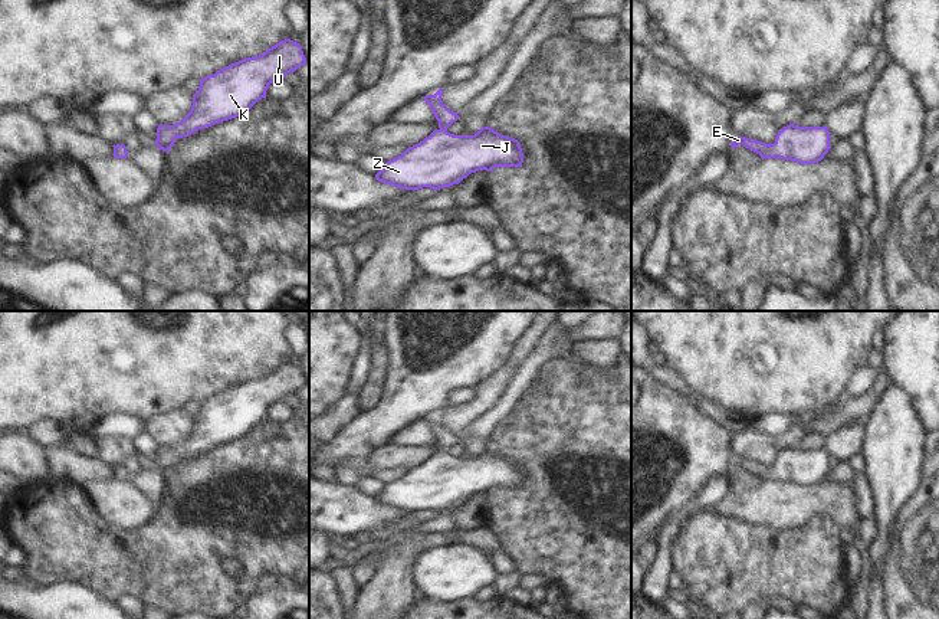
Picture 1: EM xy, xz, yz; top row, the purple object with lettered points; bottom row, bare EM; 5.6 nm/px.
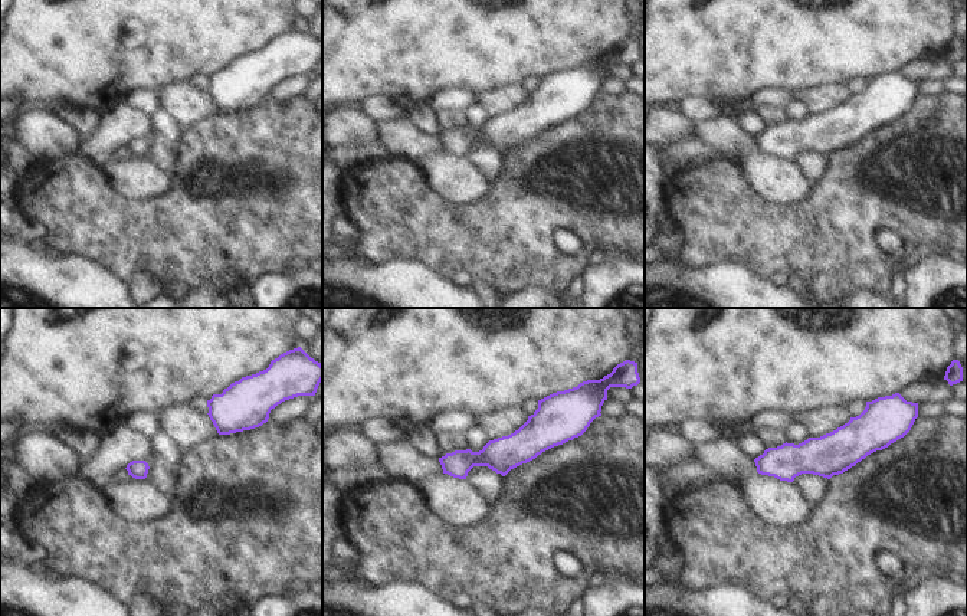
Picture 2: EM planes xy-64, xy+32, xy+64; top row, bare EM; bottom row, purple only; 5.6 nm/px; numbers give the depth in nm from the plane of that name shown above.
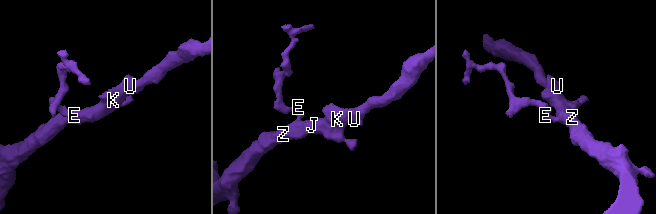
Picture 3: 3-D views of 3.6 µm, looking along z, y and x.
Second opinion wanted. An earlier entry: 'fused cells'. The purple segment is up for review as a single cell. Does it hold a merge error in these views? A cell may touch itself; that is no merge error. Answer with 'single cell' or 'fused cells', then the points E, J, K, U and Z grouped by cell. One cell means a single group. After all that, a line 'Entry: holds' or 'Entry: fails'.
single cell; E J K U Z
Entry: fails

